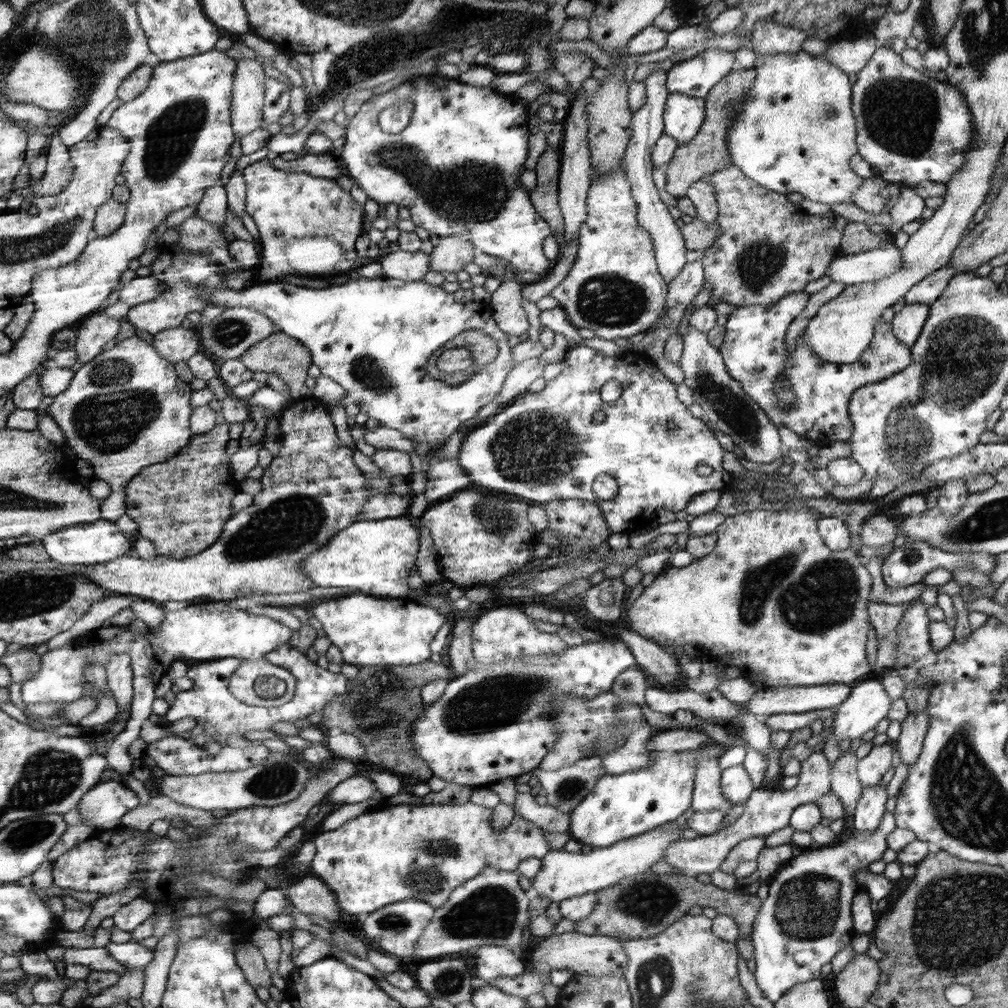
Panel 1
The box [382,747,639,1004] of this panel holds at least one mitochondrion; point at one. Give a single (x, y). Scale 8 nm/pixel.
(492, 911)

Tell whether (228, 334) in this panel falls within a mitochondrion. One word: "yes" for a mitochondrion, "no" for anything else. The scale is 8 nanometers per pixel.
yes

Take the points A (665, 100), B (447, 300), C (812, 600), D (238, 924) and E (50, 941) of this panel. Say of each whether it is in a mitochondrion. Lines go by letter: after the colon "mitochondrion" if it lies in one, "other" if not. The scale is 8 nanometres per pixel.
A: other
B: other
C: mitochondrion
D: other
E: other

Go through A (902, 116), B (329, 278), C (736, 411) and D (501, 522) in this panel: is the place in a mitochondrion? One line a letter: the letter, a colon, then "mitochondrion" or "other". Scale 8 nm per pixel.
A: mitochondrion
B: other
C: mitochondrion
D: mitochondrion

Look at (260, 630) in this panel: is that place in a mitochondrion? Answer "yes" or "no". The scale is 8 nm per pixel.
no

